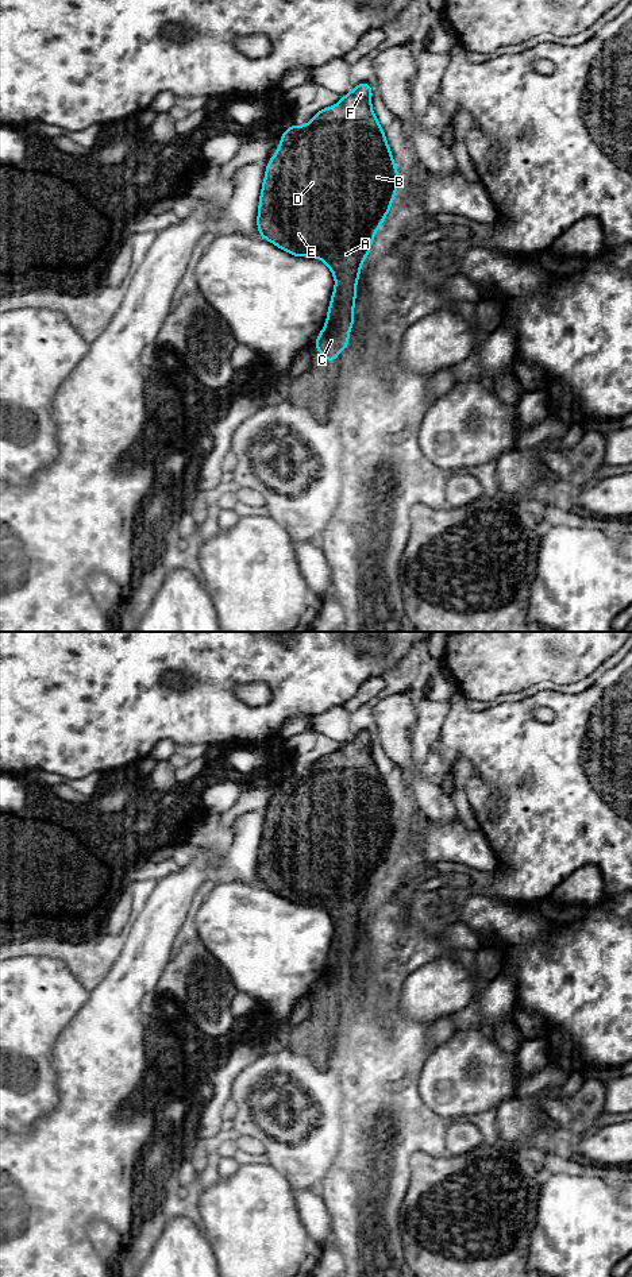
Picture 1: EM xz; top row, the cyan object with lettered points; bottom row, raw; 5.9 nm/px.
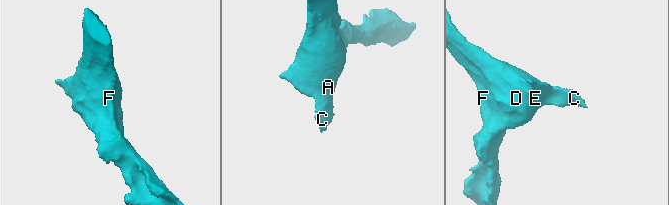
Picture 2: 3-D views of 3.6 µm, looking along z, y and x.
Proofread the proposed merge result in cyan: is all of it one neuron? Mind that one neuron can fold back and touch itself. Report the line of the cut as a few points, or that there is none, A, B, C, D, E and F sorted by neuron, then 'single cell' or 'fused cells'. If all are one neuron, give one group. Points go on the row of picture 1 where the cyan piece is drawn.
no cut | A B C D E F | single cell

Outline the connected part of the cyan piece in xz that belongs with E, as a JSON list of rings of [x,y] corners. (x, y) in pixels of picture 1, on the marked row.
[[[361,82],[309,123],[290,126],[267,162],[259,197],[261,236],[294,256],[323,261],[335,277],[328,317],[315,339],[316,351],[327,360],[338,360],[336,354],[347,348],[361,266],[398,188],[398,171],[373,112],[371,94],[370,85]]]

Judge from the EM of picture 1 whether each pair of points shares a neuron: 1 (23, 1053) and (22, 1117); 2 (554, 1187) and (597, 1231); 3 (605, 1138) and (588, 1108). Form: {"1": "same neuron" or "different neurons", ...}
{"1": "same neuron", "2": "same neuron", "3": "different neurons"}

